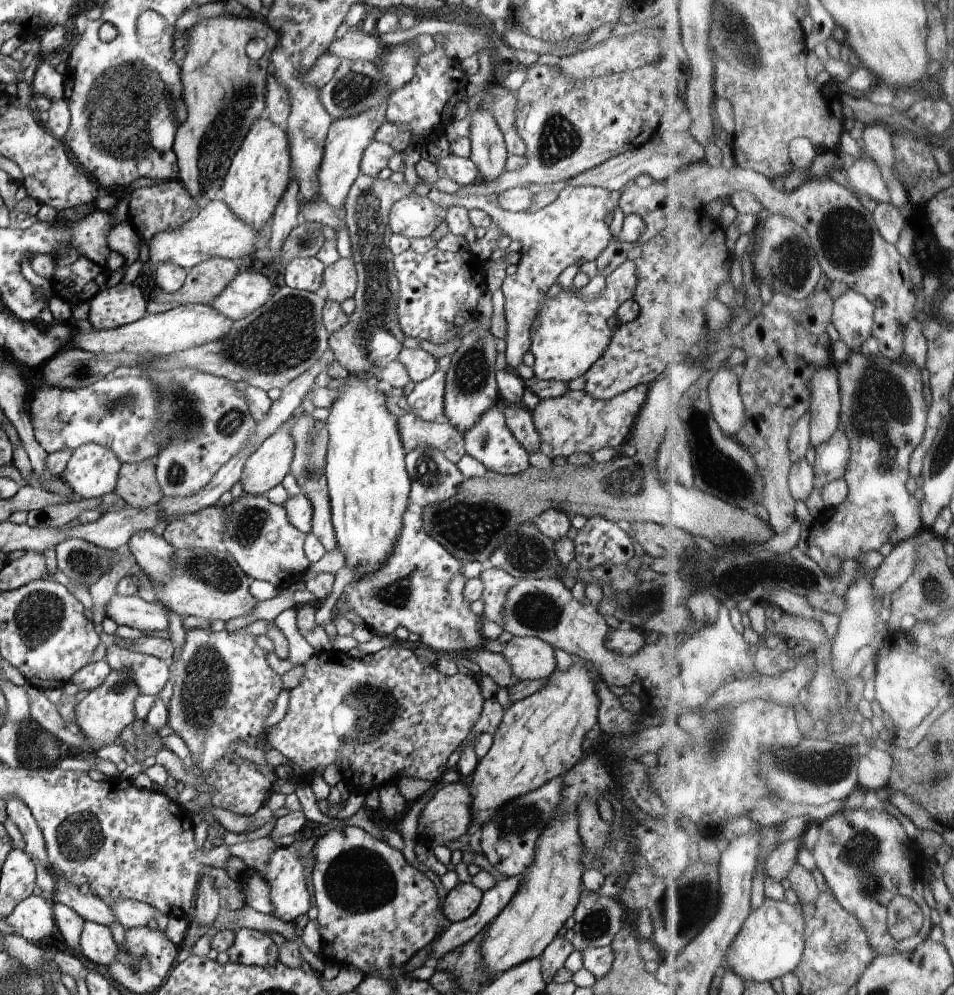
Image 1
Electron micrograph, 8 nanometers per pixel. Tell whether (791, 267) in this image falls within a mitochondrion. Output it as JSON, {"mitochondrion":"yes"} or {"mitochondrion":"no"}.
{"mitochondrion":"yes"}

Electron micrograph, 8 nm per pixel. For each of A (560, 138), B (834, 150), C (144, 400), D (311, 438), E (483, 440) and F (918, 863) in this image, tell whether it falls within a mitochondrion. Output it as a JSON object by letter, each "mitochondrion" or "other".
{"A":"mitochondrion","B":"other","C":"mitochondrion","D":"mitochondrion","E":"mitochondrion","F":"other"}

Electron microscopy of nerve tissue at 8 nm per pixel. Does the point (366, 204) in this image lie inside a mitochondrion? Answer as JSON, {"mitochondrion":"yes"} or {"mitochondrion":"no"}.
{"mitochondrion":"yes"}

